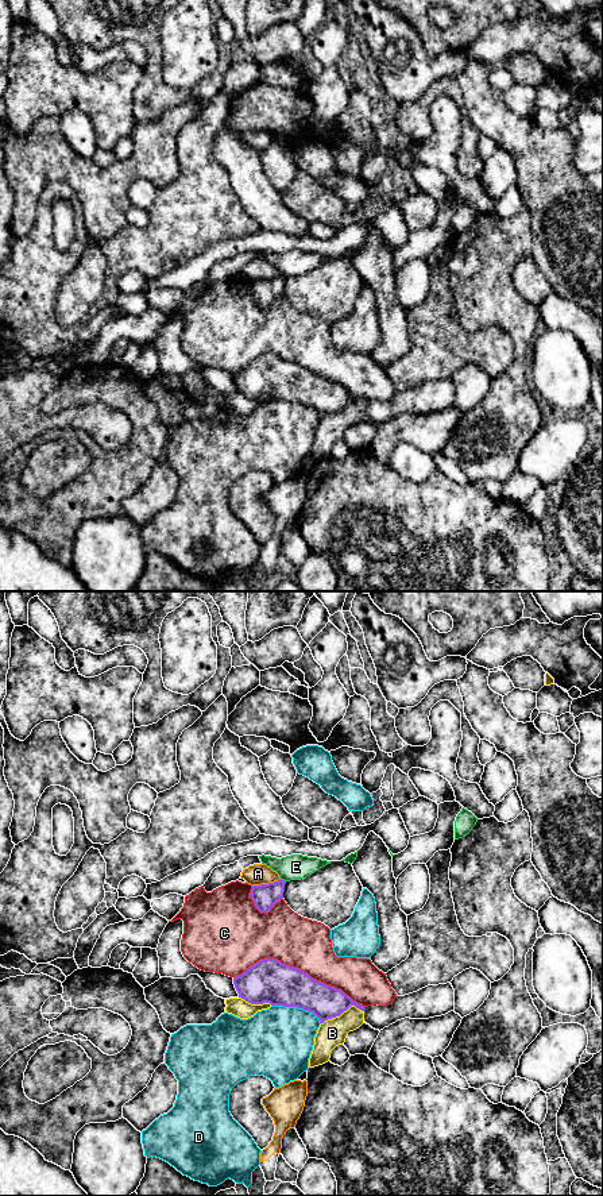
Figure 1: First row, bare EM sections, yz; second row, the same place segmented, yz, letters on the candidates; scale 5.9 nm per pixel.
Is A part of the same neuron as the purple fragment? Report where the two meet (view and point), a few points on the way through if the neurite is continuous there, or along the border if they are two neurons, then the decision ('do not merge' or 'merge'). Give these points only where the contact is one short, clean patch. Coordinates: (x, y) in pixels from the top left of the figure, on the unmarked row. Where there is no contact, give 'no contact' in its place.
yz (266, 280) | along yz (279, 273), (252, 281) | do not merge

